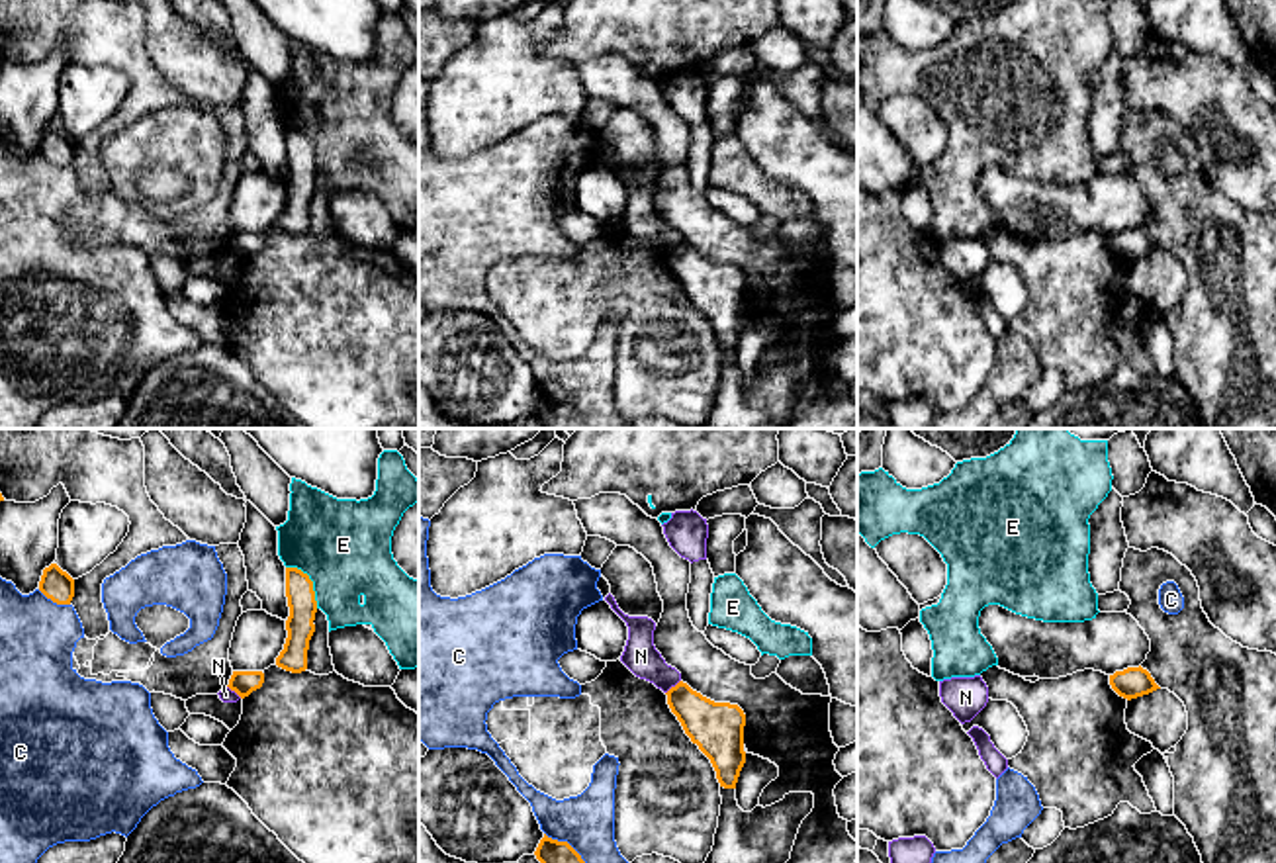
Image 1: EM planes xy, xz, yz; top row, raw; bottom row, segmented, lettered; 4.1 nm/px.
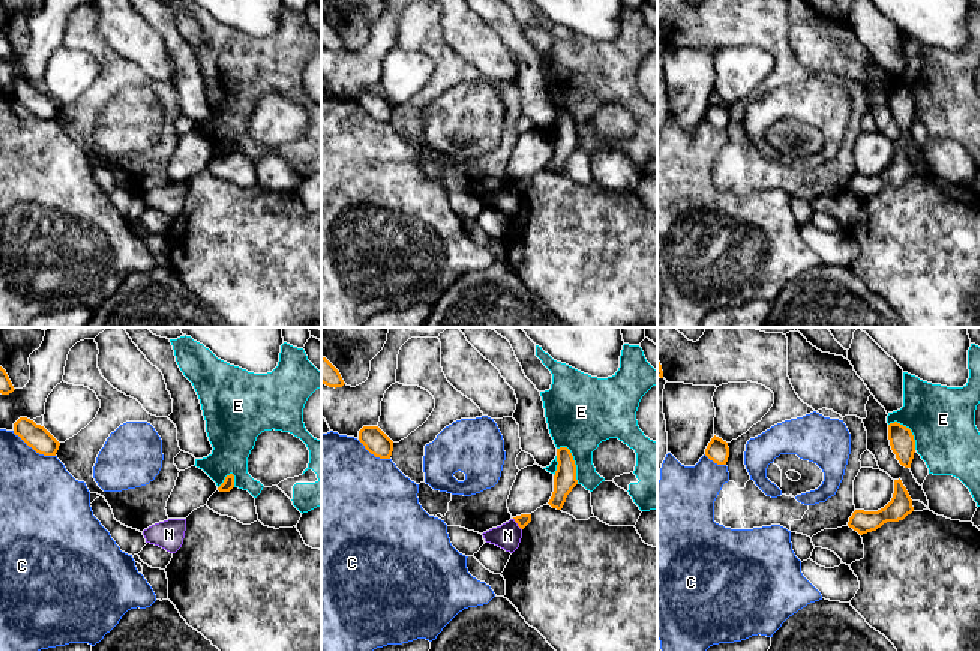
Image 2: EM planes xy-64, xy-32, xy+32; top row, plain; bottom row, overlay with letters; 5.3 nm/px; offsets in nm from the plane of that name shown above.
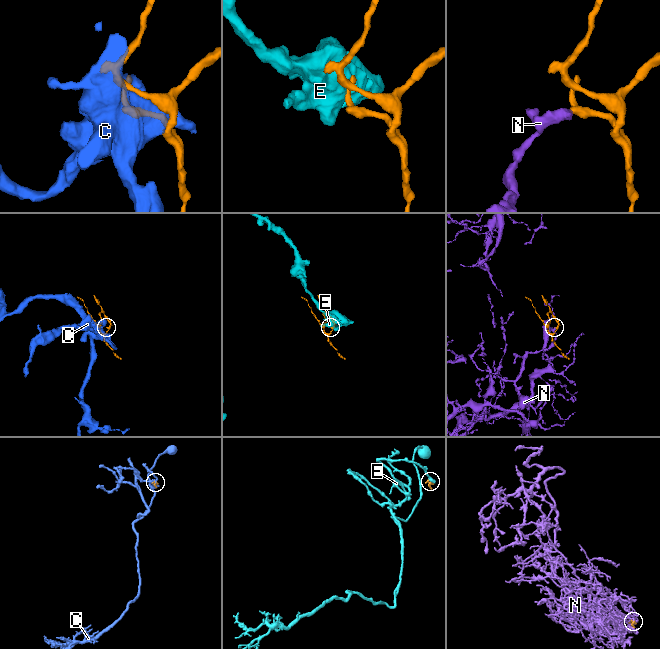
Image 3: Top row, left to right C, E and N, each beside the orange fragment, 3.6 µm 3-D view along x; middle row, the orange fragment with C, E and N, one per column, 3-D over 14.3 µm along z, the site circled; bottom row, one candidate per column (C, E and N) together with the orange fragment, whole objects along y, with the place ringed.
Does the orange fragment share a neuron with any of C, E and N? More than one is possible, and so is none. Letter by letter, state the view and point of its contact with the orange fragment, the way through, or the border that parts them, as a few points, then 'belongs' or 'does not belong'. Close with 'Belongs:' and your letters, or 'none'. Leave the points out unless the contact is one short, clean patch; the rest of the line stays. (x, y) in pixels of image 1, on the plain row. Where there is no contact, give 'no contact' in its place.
C: xy (53, 163) | does not belong
E: xy (312, 143) | along xy (286, 128), (296, 128), (308, 137), (318, 169) | does not belong
N: xz (672, 249) | along xz (680, 241), (666, 255) | does not belong
Belongs: none

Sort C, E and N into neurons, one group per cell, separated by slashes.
C / E / N

